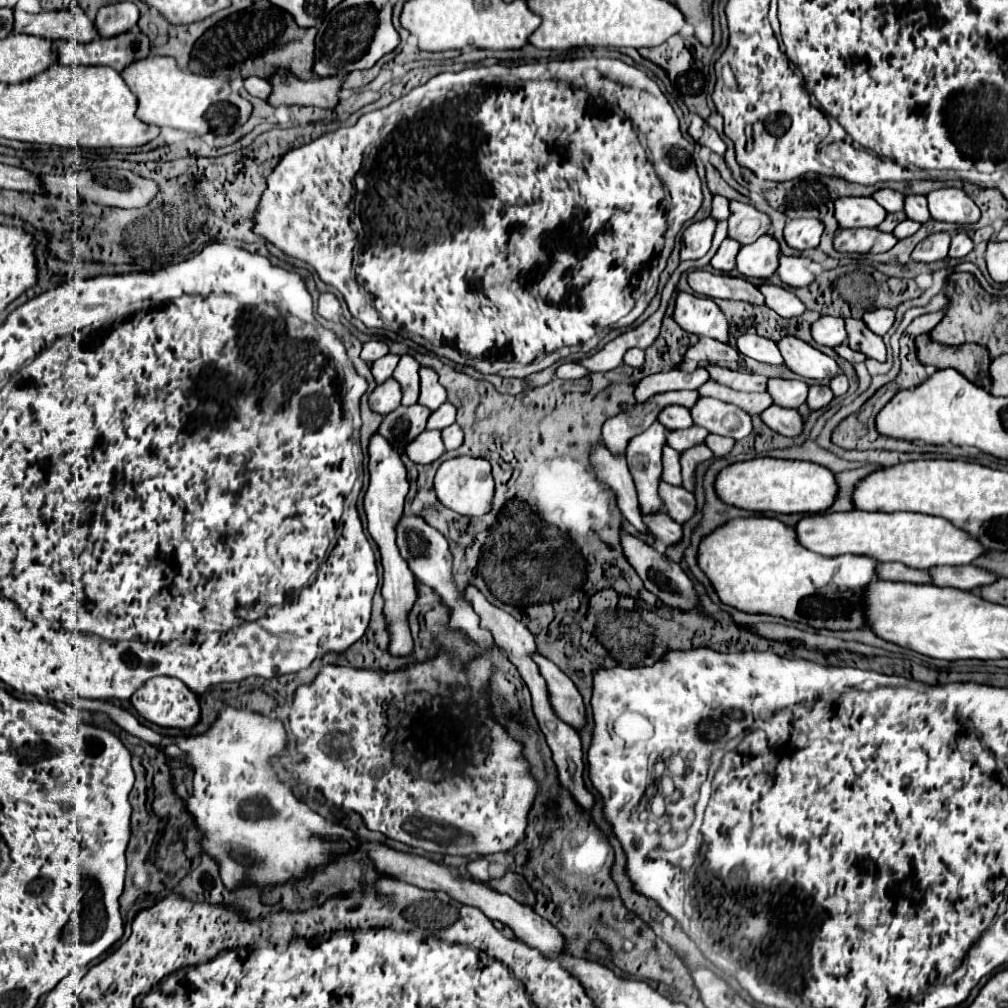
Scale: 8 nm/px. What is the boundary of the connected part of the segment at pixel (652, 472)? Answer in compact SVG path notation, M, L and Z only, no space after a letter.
M655 421L639 437L633 437L627 445L627 465L631 469L635 489L639 491L639 505L643 513L655 513L663 509L657 495L661 479L661 449L665 445L665 427Z

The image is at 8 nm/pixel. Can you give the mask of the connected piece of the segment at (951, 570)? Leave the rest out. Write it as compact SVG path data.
M937 565L935 569L929 569L929 573L931 573L931 577L935 577L935 581L933 581L935 587L955 587L955 589L965 589L965 591L973 591L975 587L997 581L997 577L993 573L973 567L973 565L963 565L963 567Z

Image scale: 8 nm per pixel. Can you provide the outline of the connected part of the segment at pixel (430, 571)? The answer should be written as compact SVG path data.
M403 515L403 517L399 519L399 525L395 527L395 531L397 531L397 541L399 541L401 557L407 561L409 569L413 571L413 575L415 575L421 583L433 587L433 589L439 593L441 601L443 601L447 607L451 607L453 619L449 621L449 627L461 629L461 631L467 633L471 639L477 639L477 641L479 641L479 639L485 639L485 641L479 641L479 643L481 643L483 647L485 647L485 645L491 647L493 641L489 639L489 633L479 627L479 617L477 617L475 611L471 609L471 603L467 603L467 601L463 599L463 591L457 591L457 587L455 587L455 581L453 581L453 575L451 575L451 559L453 559L453 557L451 557L447 539L445 539L437 529L433 529L423 517L407 517L407 515Z

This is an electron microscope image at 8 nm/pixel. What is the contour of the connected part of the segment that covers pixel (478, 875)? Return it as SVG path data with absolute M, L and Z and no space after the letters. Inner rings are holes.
M479 857L475 861L469 863L469 871L475 879L479 881L489 881L489 873L487 873L487 867L489 867L489 861L485 857Z

